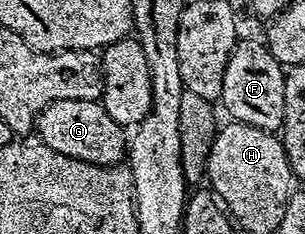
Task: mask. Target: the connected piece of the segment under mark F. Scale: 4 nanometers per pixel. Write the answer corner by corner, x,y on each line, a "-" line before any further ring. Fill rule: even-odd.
240,38
226,64
219,101
232,120
267,132
276,132
282,128
284,119
285,81
284,66
269,52
260,38

